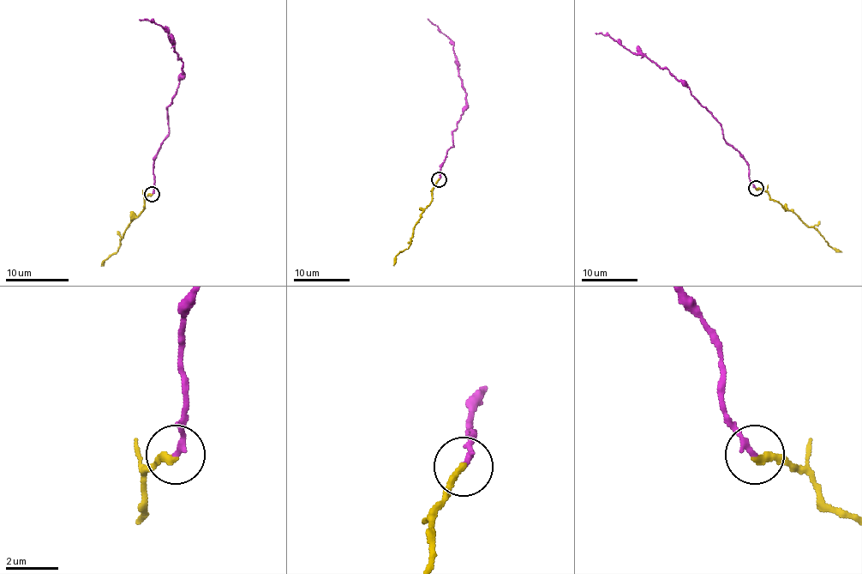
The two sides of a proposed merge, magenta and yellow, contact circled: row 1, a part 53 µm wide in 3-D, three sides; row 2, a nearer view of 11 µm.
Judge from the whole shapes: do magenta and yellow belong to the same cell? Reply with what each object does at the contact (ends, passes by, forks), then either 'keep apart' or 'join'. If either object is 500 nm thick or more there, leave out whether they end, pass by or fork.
magenta ends there; yellow ends there; keep apart

